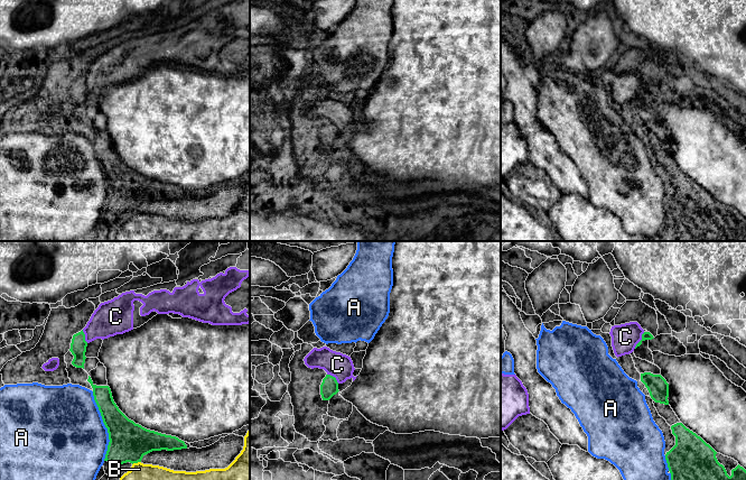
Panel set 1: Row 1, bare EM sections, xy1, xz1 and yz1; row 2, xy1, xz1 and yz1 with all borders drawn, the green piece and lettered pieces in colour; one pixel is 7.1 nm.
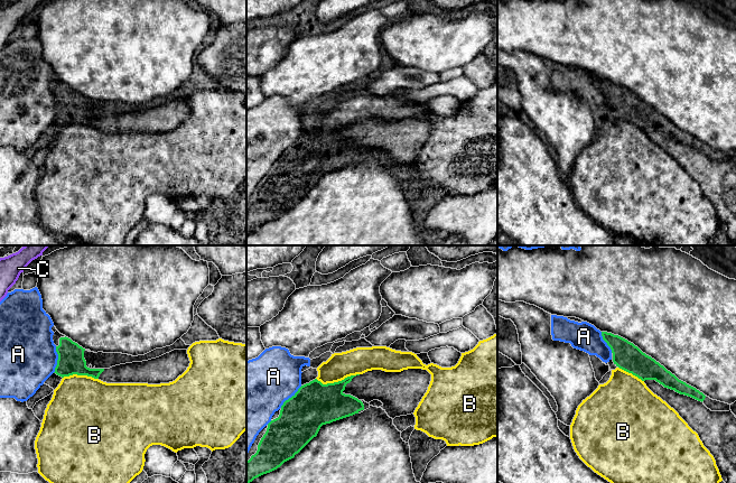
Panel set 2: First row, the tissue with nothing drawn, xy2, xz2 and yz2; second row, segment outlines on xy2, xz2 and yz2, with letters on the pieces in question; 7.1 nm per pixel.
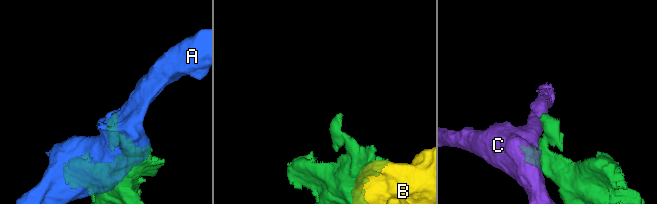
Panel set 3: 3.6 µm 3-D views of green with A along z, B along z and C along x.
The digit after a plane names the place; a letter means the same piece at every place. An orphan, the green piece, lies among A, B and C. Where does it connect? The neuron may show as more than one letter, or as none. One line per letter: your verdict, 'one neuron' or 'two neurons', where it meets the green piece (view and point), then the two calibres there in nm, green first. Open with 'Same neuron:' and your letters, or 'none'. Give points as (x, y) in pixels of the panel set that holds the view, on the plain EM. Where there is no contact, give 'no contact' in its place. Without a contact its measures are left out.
Same neuron: none
A: two neurons; contact xy1 (105, 175); calibres 280 and 500 nm
B: two neurons; contact xz2 (338, 130); calibres 320 and 190 nm
C: two neurons; contact yz1 (641, 89); calibres 60 and 190 nm

